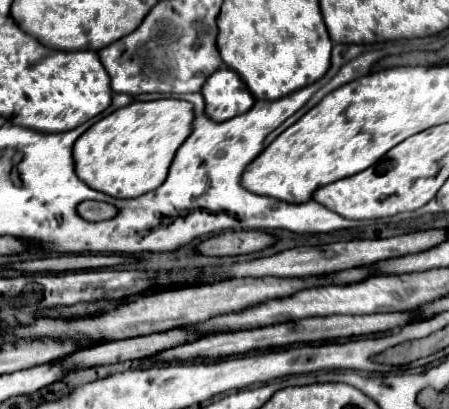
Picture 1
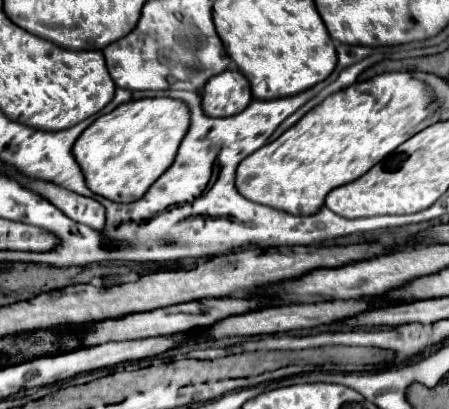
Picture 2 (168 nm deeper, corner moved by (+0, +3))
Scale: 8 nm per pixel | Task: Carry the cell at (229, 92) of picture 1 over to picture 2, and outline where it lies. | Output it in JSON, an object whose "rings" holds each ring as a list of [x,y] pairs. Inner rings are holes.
{"rings":[[[226,69],[204,85],[202,109],[210,117],[236,115],[244,111],[250,101],[250,85],[238,69]]]}

